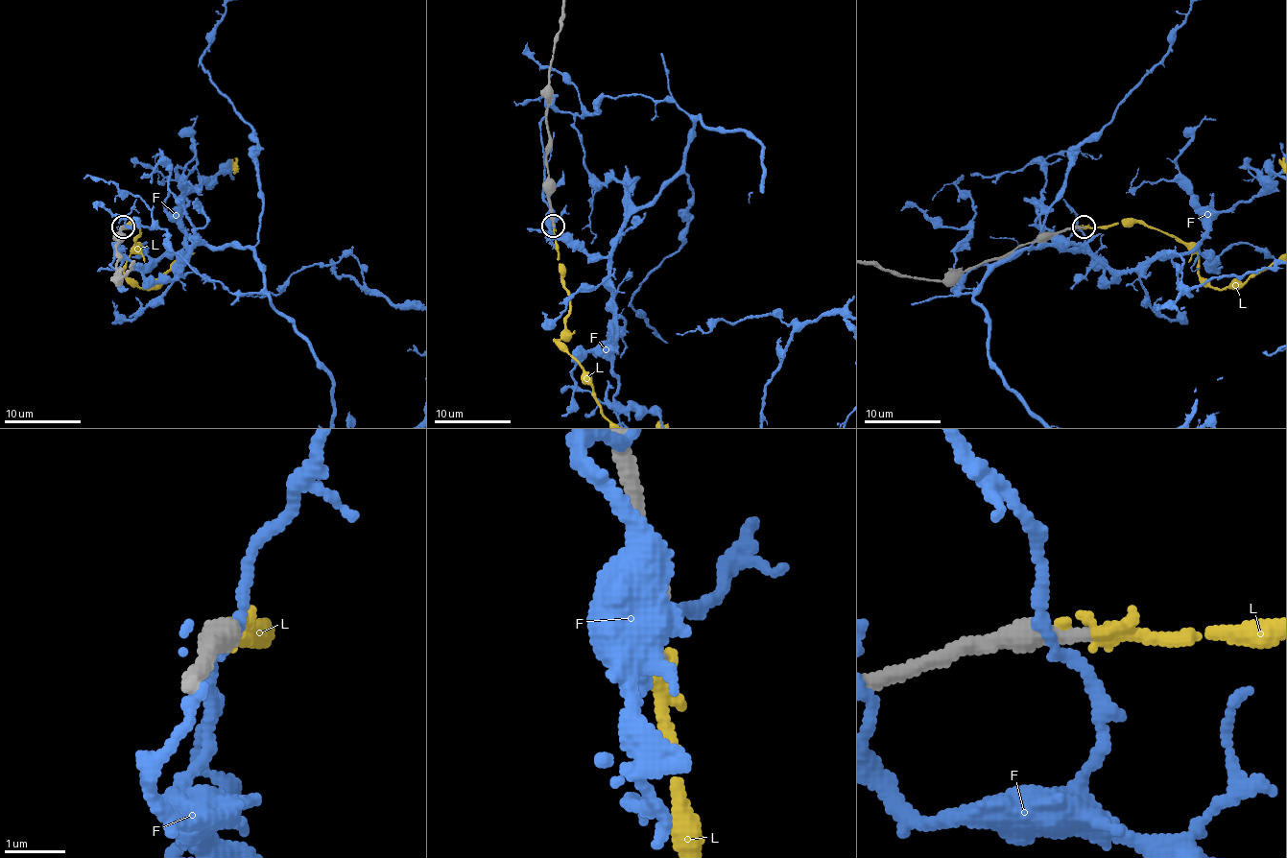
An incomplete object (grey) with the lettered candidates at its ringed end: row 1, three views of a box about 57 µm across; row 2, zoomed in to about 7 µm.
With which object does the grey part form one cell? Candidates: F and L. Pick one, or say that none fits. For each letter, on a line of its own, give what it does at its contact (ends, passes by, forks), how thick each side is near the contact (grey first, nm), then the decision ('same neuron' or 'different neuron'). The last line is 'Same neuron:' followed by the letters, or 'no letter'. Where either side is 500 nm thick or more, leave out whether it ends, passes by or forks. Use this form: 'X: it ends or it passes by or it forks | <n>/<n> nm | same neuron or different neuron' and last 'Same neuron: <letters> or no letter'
F: 500/180 nm | different neuron
L: it ends | 440/180 nm | same neuron
Same neuron: L

